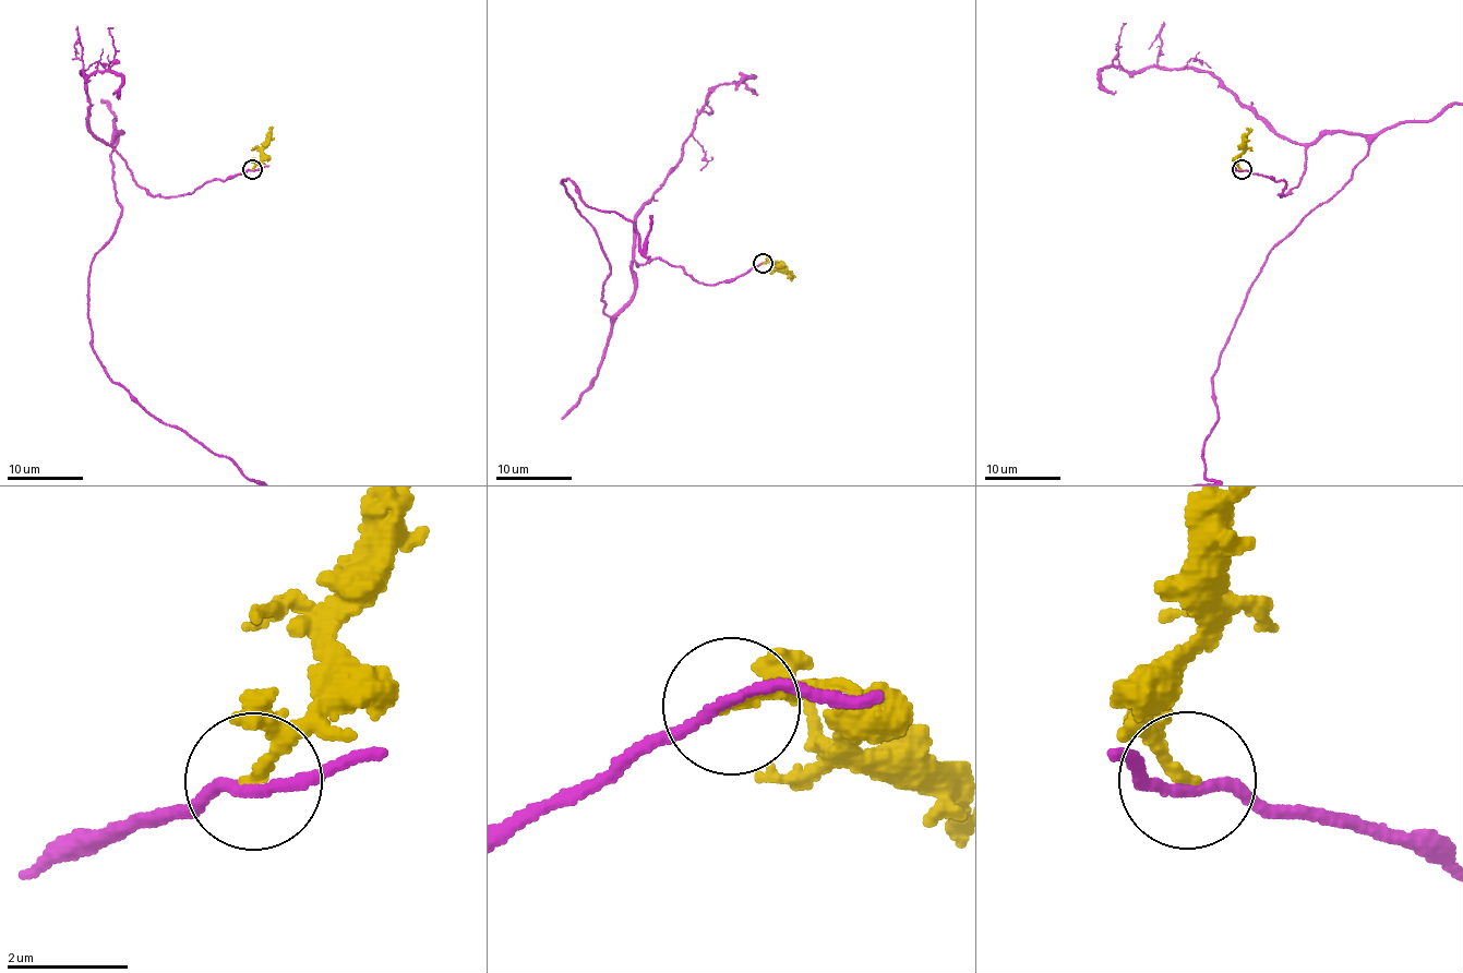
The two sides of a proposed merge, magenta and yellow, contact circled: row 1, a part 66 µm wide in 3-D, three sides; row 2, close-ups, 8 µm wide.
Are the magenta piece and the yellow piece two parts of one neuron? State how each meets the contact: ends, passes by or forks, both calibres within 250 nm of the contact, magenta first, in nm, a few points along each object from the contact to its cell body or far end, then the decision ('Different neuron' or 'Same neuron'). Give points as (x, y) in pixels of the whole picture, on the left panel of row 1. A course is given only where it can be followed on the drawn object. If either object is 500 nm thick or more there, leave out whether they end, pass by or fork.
At the ring magenta passes by. At the ring yellow ends. Thickness 160 nm (magenta) against 190 nm. Course of magenta: (253, 169), (151, 195), (120, 131), (121, 209), (87, 303), (103, 368). Course of yellow: (253, 169), (273, 125). Different neuron

